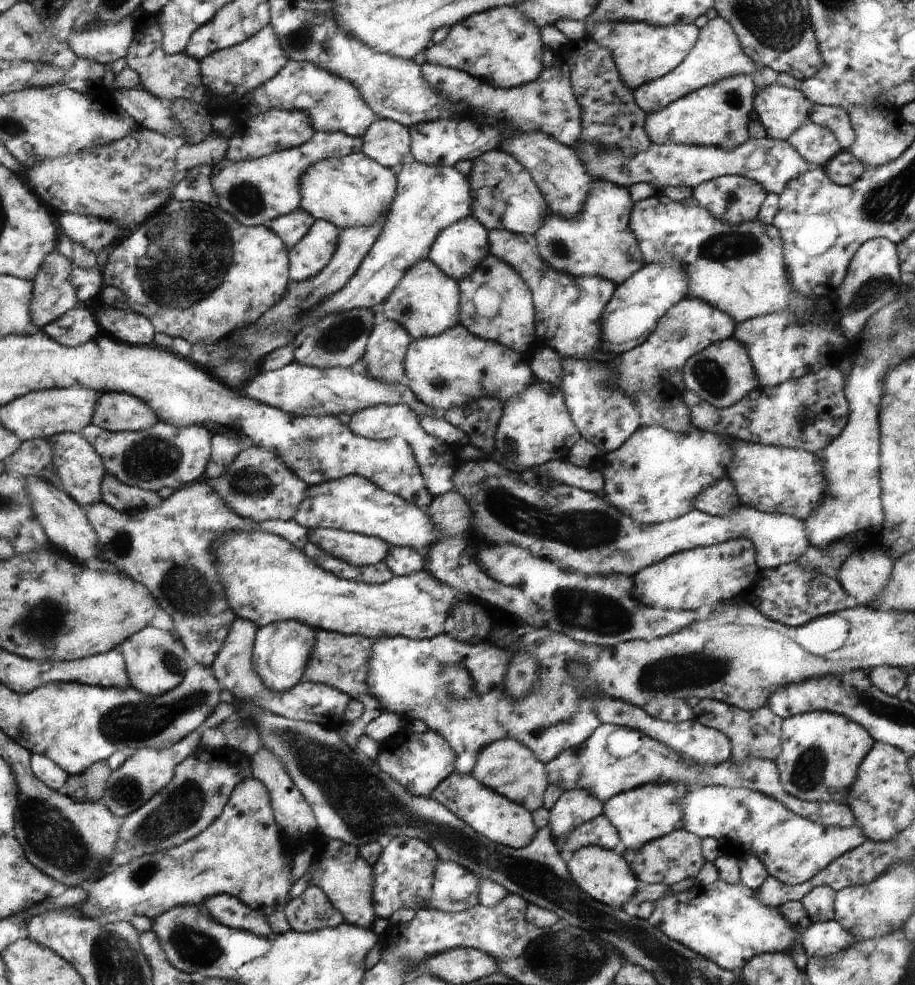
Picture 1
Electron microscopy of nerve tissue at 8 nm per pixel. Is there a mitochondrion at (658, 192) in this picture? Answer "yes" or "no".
no

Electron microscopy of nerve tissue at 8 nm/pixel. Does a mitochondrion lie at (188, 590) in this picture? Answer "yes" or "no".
yes

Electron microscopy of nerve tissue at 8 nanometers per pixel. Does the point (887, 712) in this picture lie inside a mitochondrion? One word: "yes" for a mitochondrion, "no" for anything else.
yes

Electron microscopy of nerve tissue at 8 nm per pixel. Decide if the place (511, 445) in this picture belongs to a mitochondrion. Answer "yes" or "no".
yes

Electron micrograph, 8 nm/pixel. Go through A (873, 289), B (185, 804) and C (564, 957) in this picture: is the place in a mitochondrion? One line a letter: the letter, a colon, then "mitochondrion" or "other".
A: mitochondrion
B: mitochondrion
C: mitochondrion

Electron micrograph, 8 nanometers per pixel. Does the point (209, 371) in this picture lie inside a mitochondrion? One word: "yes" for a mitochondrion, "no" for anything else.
no

